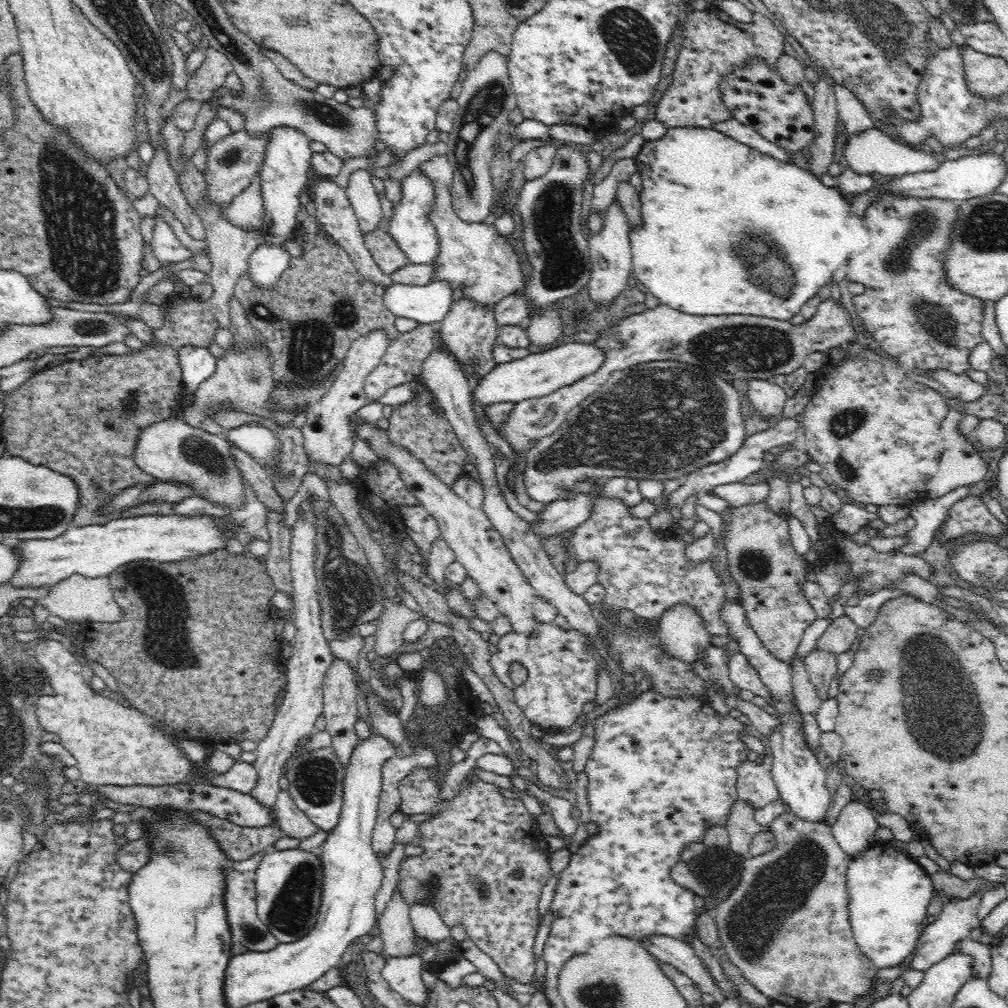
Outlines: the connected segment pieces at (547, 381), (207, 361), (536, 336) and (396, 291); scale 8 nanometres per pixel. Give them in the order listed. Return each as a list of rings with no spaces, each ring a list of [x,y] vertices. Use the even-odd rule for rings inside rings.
[[[567,343],[544,353],[530,353],[527,357],[506,364],[497,364],[488,374],[483,375],[480,384],[474,389],[474,399],[480,405],[495,402],[515,405],[525,400],[547,397],[562,387],[593,375],[603,362],[604,353],[591,344]]]
[[[188,345],[179,350],[182,378],[184,380],[183,398],[195,394],[201,382],[208,380],[216,370],[217,358],[207,348]]]
[[[552,307],[529,319],[530,326],[524,327],[524,333],[532,344],[550,344],[562,336],[562,320]]]
[[[435,282],[426,286],[410,286],[393,283],[383,288],[384,304],[392,314],[402,318],[412,318],[424,324],[440,324],[445,316],[451,311],[451,306],[459,300],[453,297],[453,288],[448,282]]]

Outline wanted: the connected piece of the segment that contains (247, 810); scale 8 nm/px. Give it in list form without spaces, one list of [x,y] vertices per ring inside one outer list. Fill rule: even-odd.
[[[196,779],[188,783],[178,783],[175,785],[164,785],[161,787],[131,786],[120,787],[112,785],[102,785],[91,789],[98,798],[112,800],[116,804],[125,804],[128,809],[154,809],[155,807],[179,809],[182,811],[204,811],[219,816],[226,820],[231,820],[238,826],[248,828],[260,828],[273,825],[274,811],[266,805],[260,803],[251,794],[238,792],[228,787],[217,787],[207,782]]]

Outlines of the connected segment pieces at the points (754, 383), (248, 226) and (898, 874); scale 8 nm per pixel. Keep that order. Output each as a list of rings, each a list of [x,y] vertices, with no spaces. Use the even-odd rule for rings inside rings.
[[[764,379],[749,380],[748,398],[761,415],[770,416],[781,415],[789,399],[782,387]]]
[[[256,174],[252,179],[252,184],[222,211],[222,215],[228,223],[247,232],[254,231],[261,225],[261,217],[266,211],[262,178],[260,178],[260,174]]]
[[[882,844],[850,864],[847,888],[851,896],[850,925],[862,953],[880,969],[908,966],[918,954],[924,928],[930,924],[928,908],[936,895],[931,875],[916,860],[896,852],[890,844]]]

